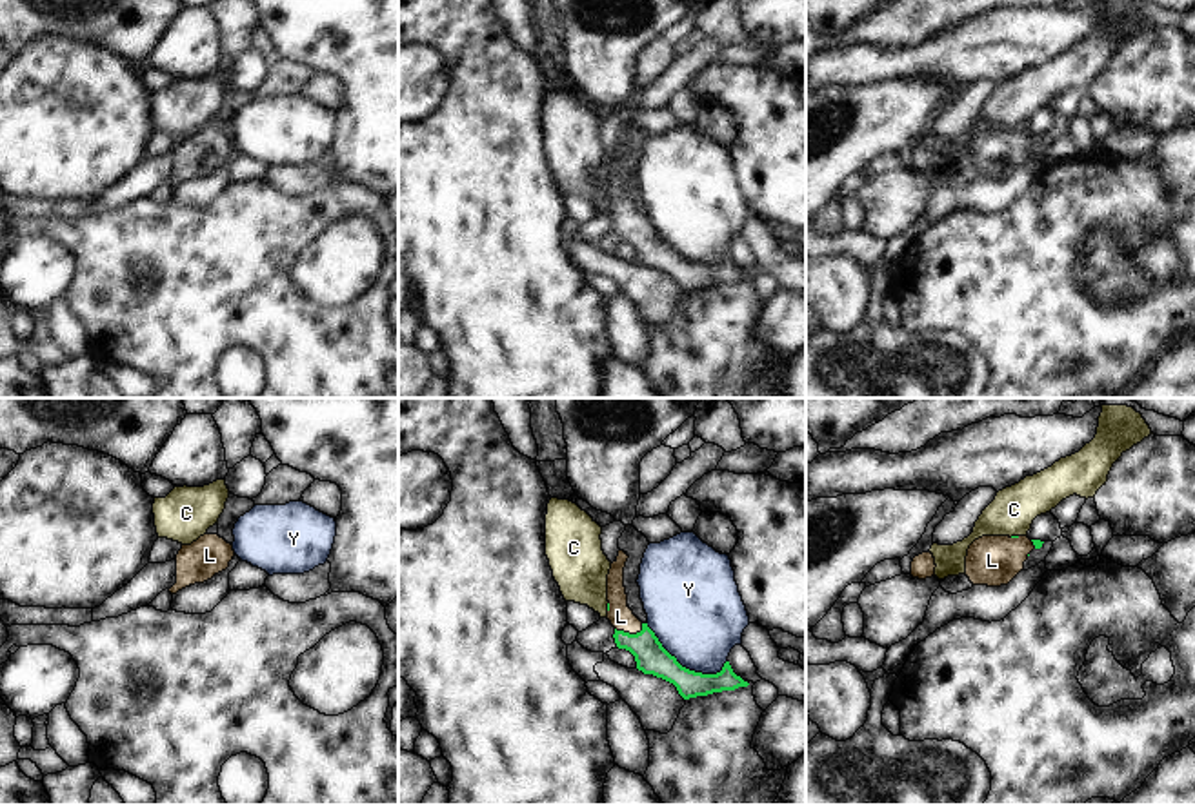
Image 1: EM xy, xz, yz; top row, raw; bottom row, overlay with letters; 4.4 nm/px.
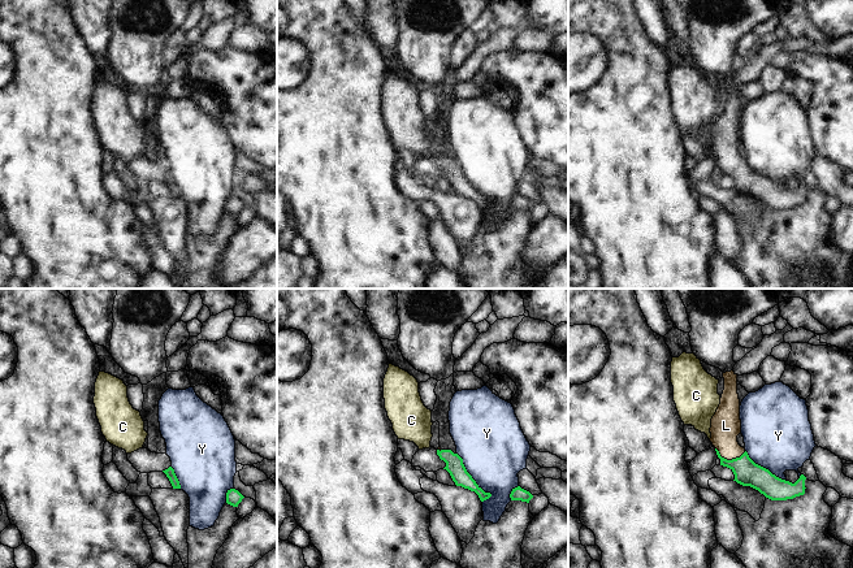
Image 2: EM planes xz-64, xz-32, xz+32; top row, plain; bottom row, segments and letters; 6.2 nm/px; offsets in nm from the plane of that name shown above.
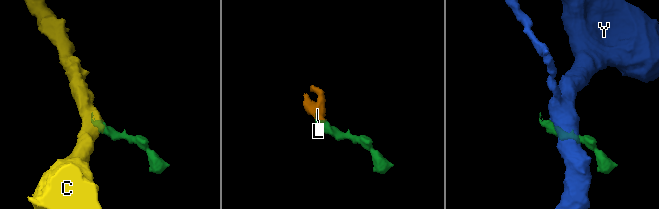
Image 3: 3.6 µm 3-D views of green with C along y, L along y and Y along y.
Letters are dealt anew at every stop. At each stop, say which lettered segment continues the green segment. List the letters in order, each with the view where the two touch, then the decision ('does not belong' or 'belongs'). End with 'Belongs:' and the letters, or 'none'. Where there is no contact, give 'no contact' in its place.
C: xz | does not belong
L: xz | belongs
Y: xz | does not belong
Belongs: L

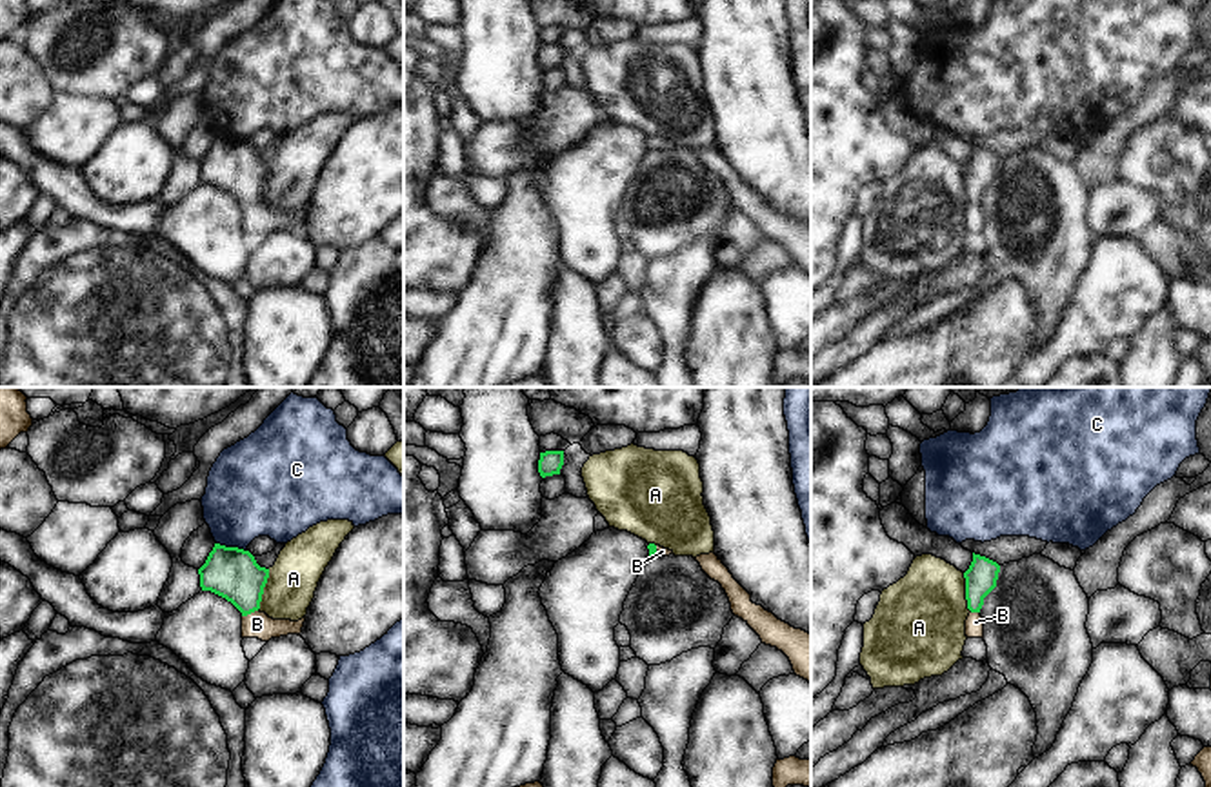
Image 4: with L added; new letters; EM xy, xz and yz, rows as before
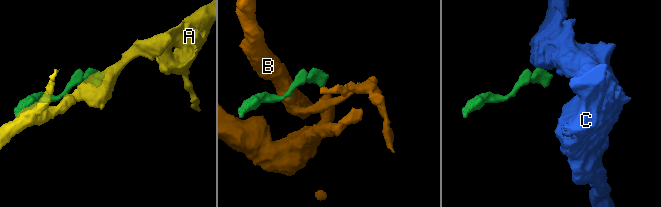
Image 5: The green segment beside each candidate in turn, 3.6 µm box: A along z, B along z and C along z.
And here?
A: xy | does not belong
B: xy | belongs
C: xy | does not belong
Belongs: B

